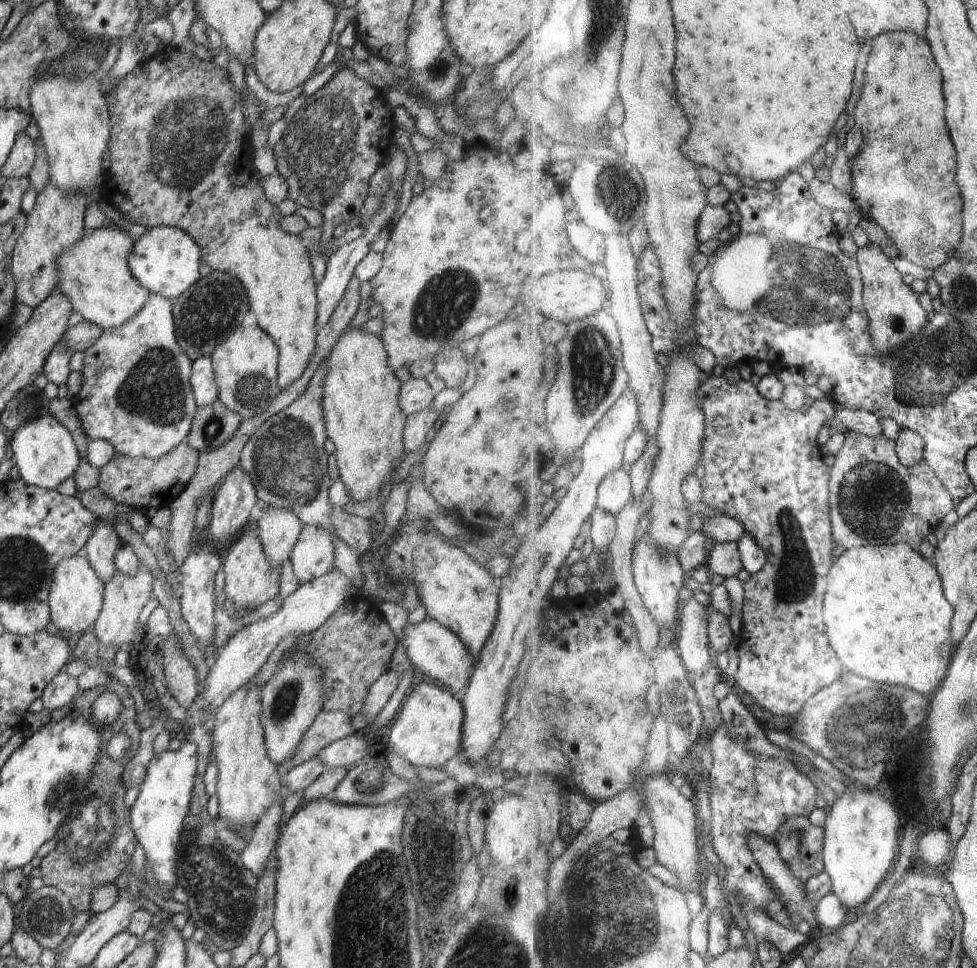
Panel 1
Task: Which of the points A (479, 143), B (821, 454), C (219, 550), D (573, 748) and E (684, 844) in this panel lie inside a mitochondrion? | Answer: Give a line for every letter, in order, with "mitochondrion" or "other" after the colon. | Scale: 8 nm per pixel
A: other
B: other
C: other
D: other
E: other

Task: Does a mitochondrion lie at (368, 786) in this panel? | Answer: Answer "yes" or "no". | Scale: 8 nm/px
yes

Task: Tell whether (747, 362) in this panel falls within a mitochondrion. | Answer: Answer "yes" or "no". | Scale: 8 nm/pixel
no

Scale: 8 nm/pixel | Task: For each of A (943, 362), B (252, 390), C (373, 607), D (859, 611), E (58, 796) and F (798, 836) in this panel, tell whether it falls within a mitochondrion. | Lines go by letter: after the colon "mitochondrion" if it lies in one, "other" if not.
A: mitochondrion
B: mitochondrion
C: other
D: other
E: mitochondrion
F: mitochondrion

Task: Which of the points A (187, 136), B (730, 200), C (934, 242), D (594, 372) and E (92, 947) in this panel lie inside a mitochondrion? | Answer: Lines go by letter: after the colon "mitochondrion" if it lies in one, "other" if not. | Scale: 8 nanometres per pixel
A: mitochondrion
B: other
C: other
D: mitochondrion
E: other

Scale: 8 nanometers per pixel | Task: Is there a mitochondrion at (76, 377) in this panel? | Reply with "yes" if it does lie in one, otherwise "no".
no

